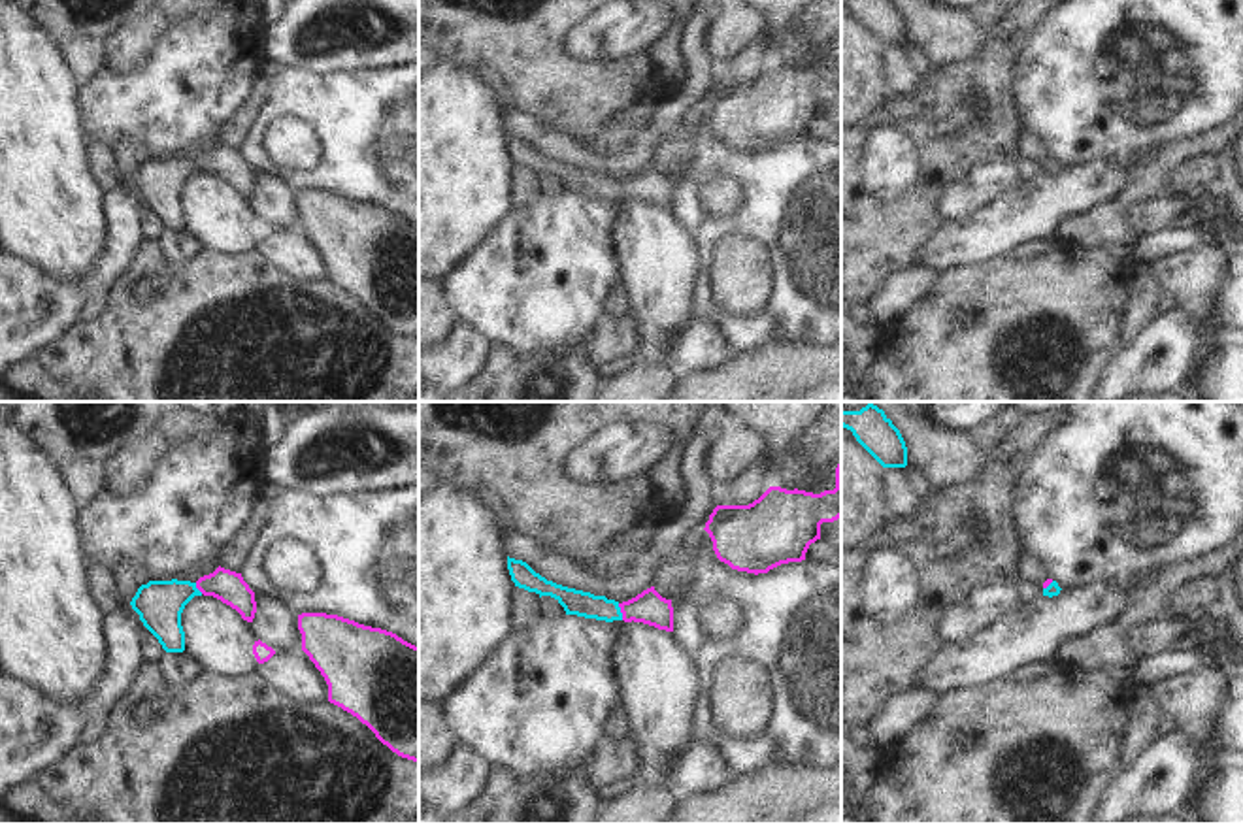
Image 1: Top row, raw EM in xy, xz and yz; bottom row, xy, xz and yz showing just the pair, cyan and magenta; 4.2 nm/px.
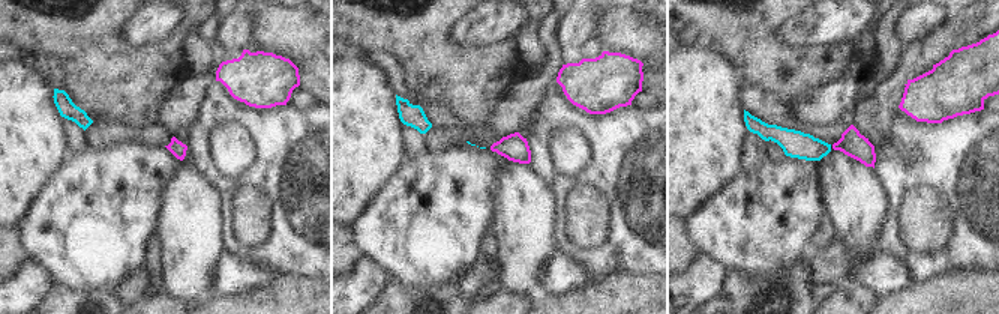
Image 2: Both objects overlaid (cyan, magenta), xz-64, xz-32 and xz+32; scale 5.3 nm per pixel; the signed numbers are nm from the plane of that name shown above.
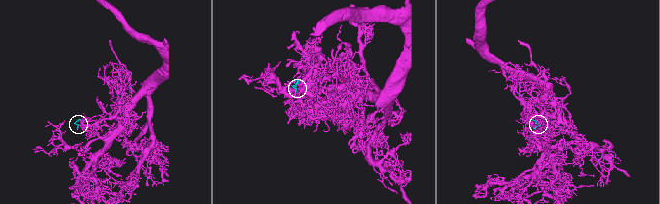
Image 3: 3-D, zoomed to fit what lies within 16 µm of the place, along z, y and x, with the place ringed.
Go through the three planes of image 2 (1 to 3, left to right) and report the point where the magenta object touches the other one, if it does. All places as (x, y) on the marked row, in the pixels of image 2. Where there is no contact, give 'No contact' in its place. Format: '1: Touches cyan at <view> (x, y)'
1: No contact
2: No contact
3: No contact

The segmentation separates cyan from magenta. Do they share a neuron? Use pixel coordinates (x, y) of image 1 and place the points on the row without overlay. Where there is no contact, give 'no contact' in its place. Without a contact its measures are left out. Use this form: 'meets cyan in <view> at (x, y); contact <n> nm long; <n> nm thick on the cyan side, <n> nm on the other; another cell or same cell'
meets cyan in xz at (619, 189); contact 80 nm long; 110 nm thick on the cyan side, 140 nm on the other; same cell

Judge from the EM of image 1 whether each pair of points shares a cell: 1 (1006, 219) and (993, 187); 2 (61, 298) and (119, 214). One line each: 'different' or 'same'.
1: different
2: same

